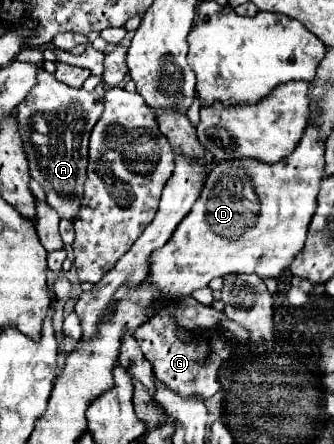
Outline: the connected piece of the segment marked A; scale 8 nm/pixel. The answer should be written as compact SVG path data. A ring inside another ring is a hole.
M39 69L37 71L37 83L29 91L29 95L25 97L23 107L27 107L29 113L21 113L19 115L19 133L21 133L23 149L25 149L27 159L29 159L31 177L41 183L41 187L47 193L47 205L53 207L59 213L59 217L63 217L63 219L75 219L75 215L79 213L79 199L83 197L89 133L91 133L93 125L99 121L99 117L103 113L103 97L99 97L95 91L87 93L85 89L71 89L69 85L57 81L55 75L47 73L45 69ZM43 117L45 117L45 123L49 119L49 135L47 137L41 135Z

